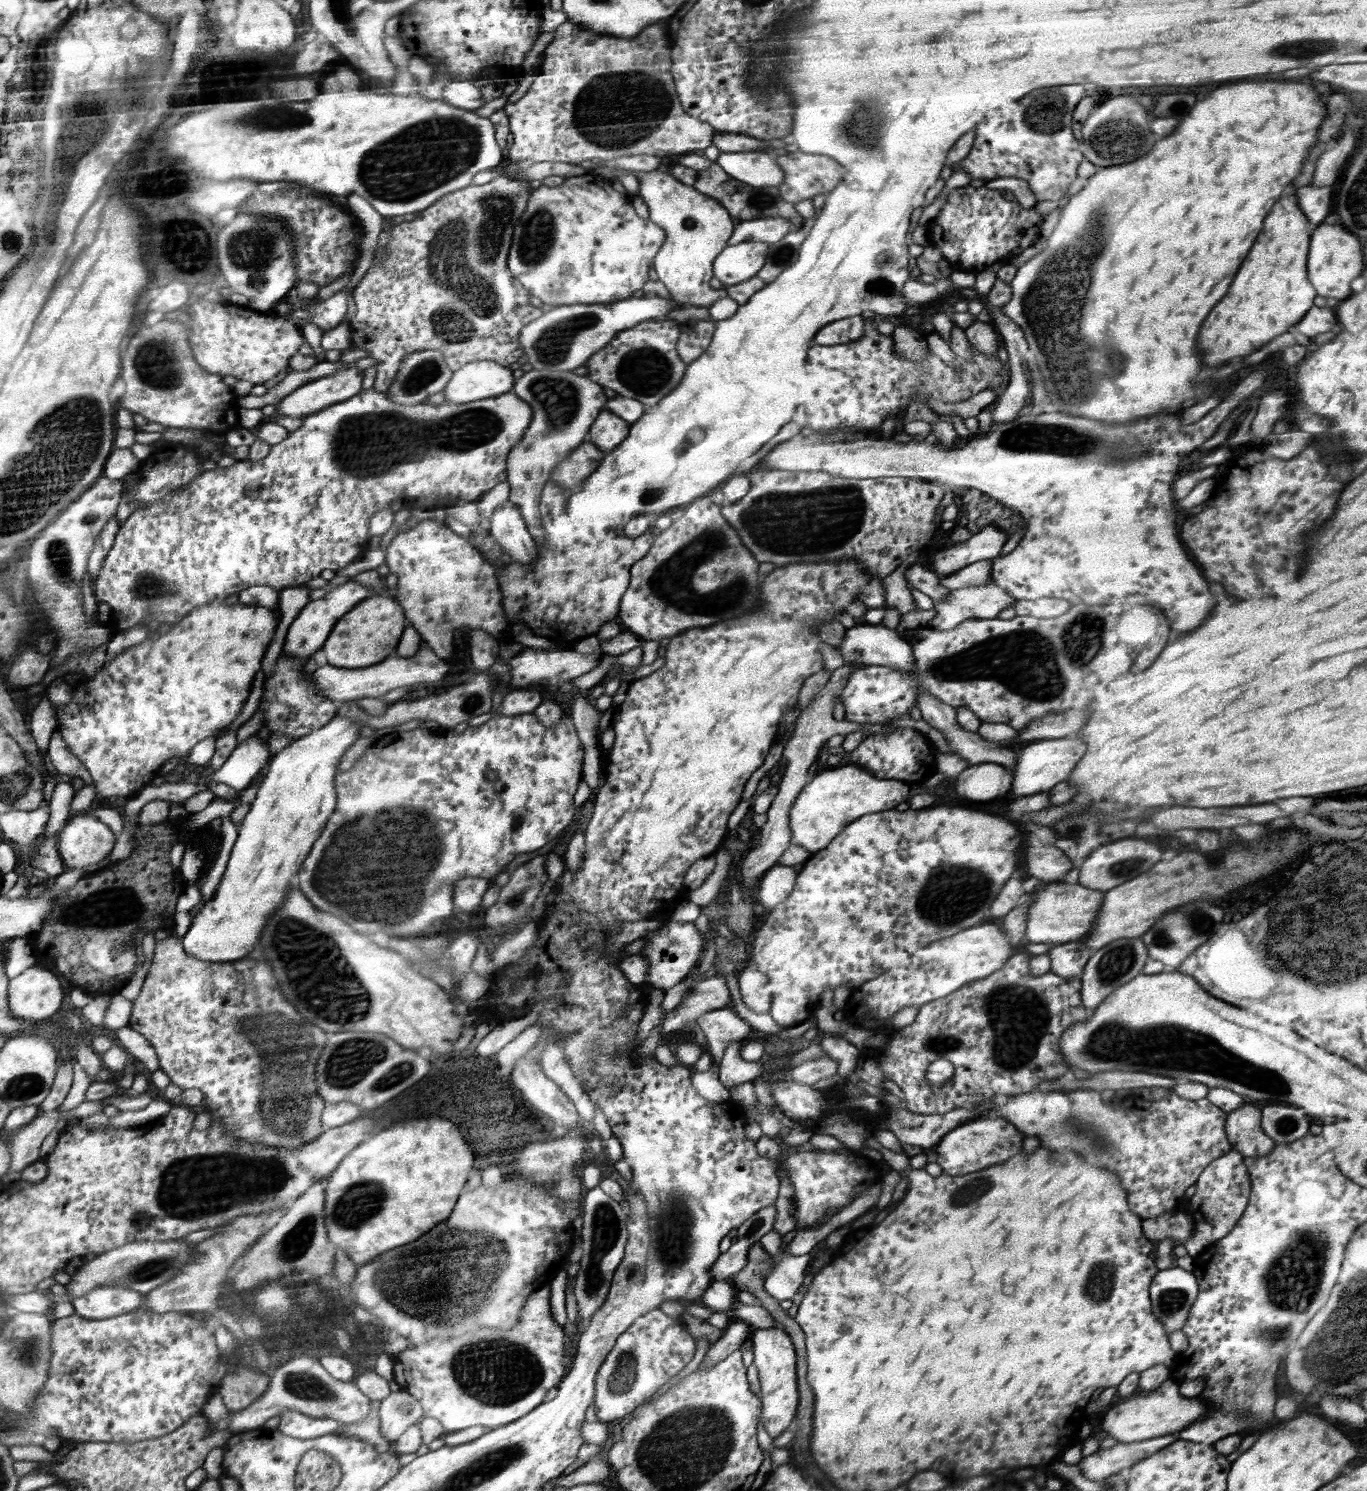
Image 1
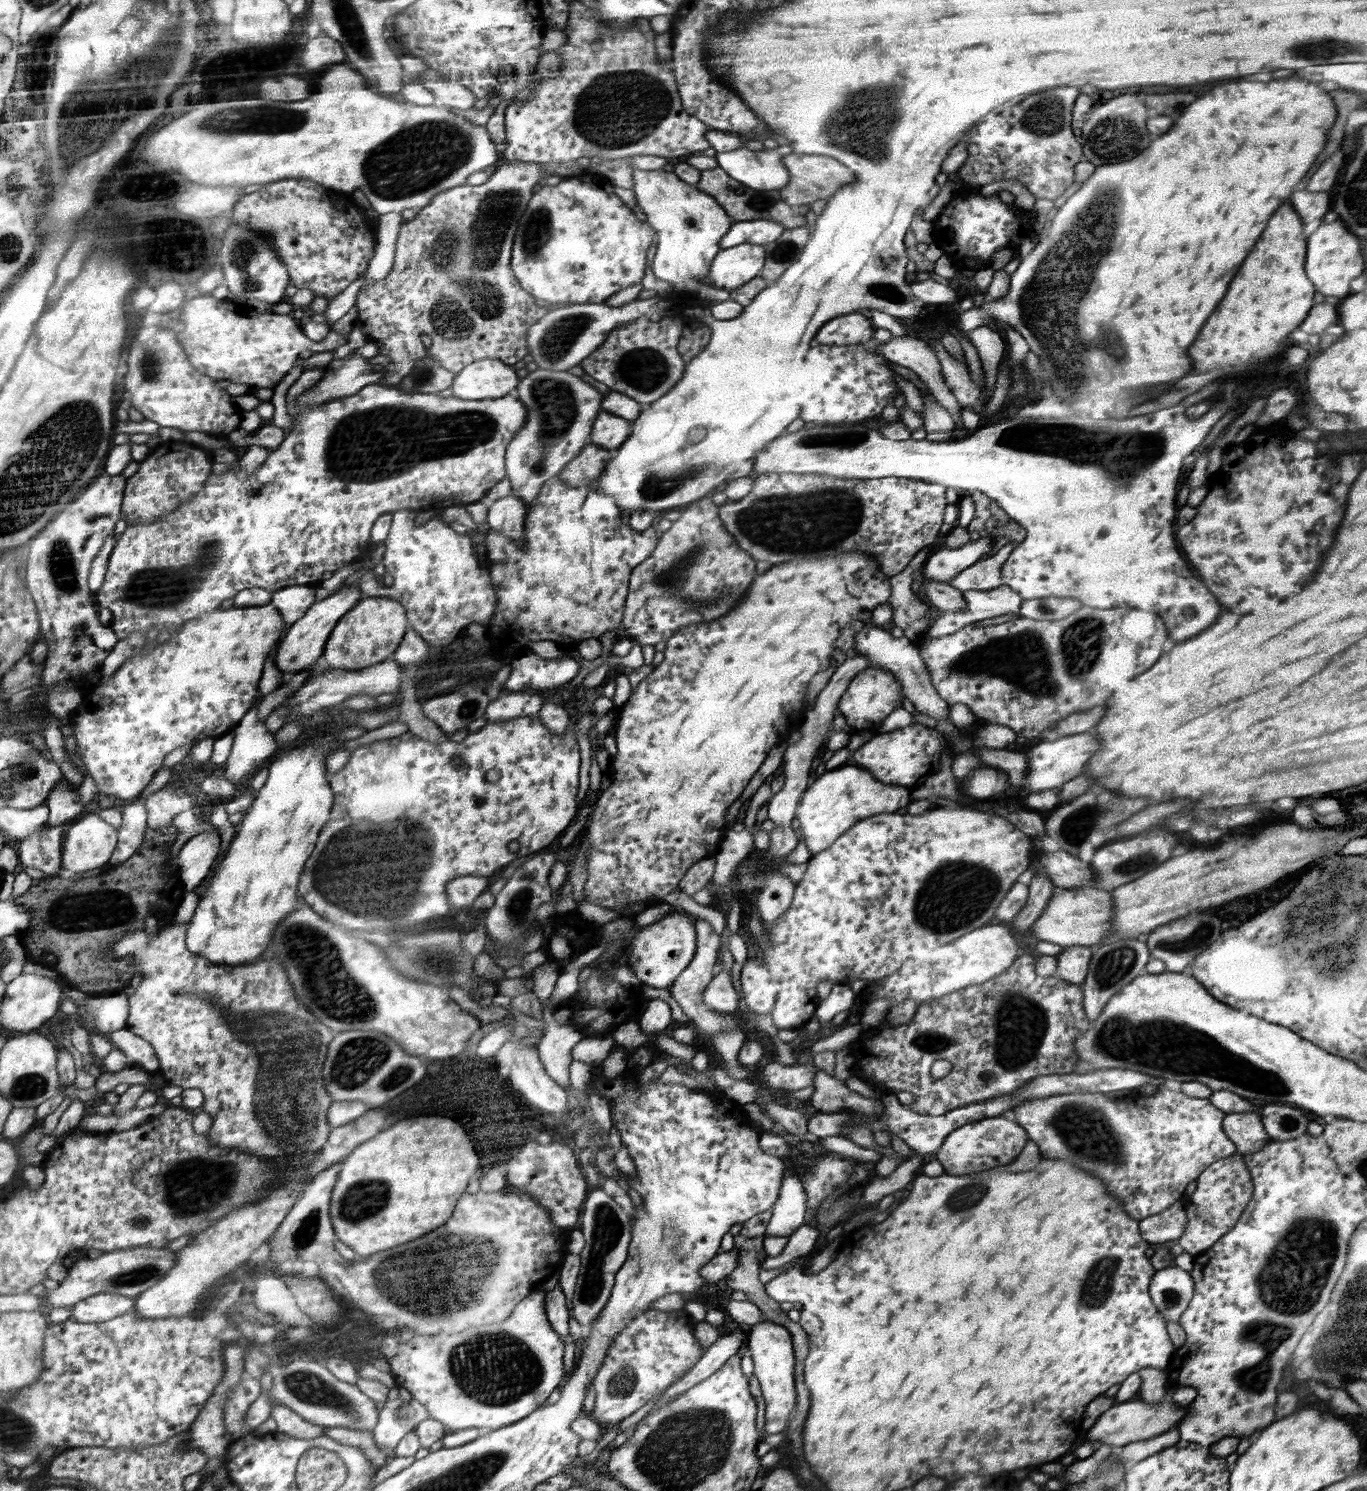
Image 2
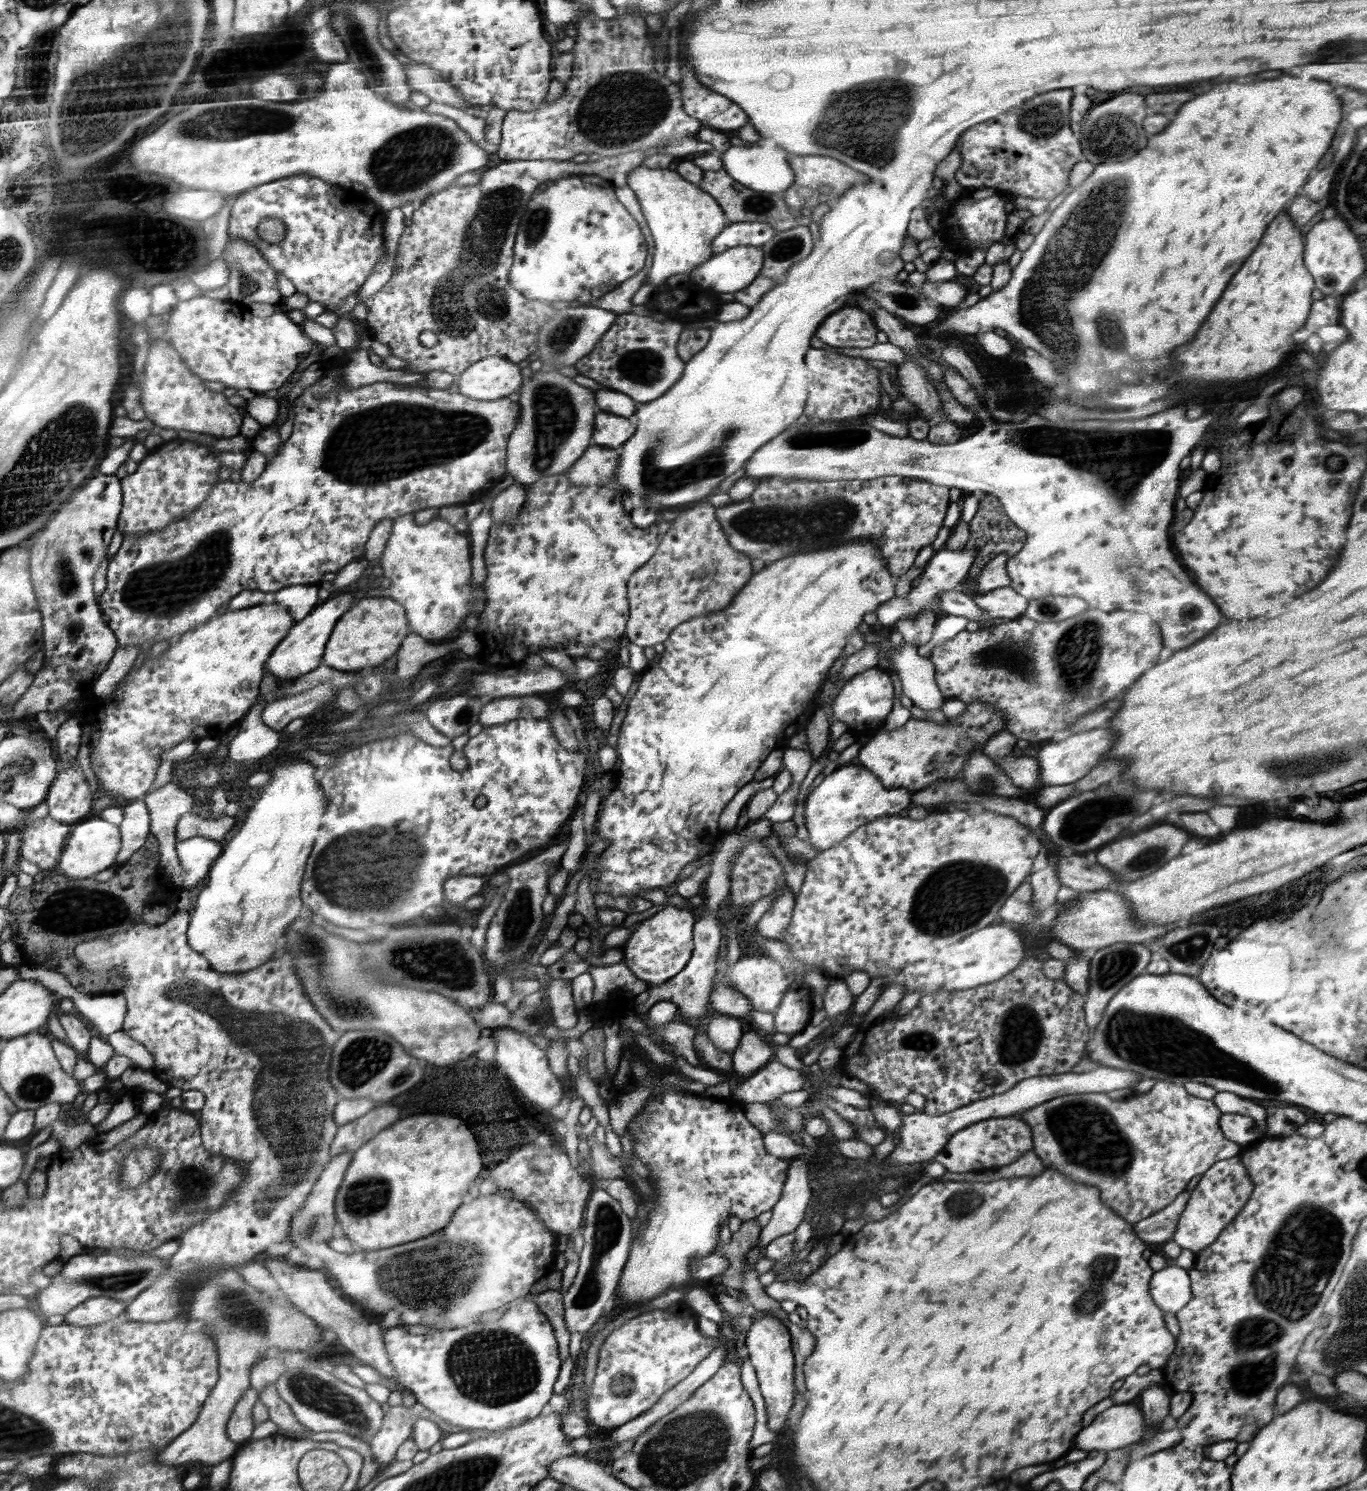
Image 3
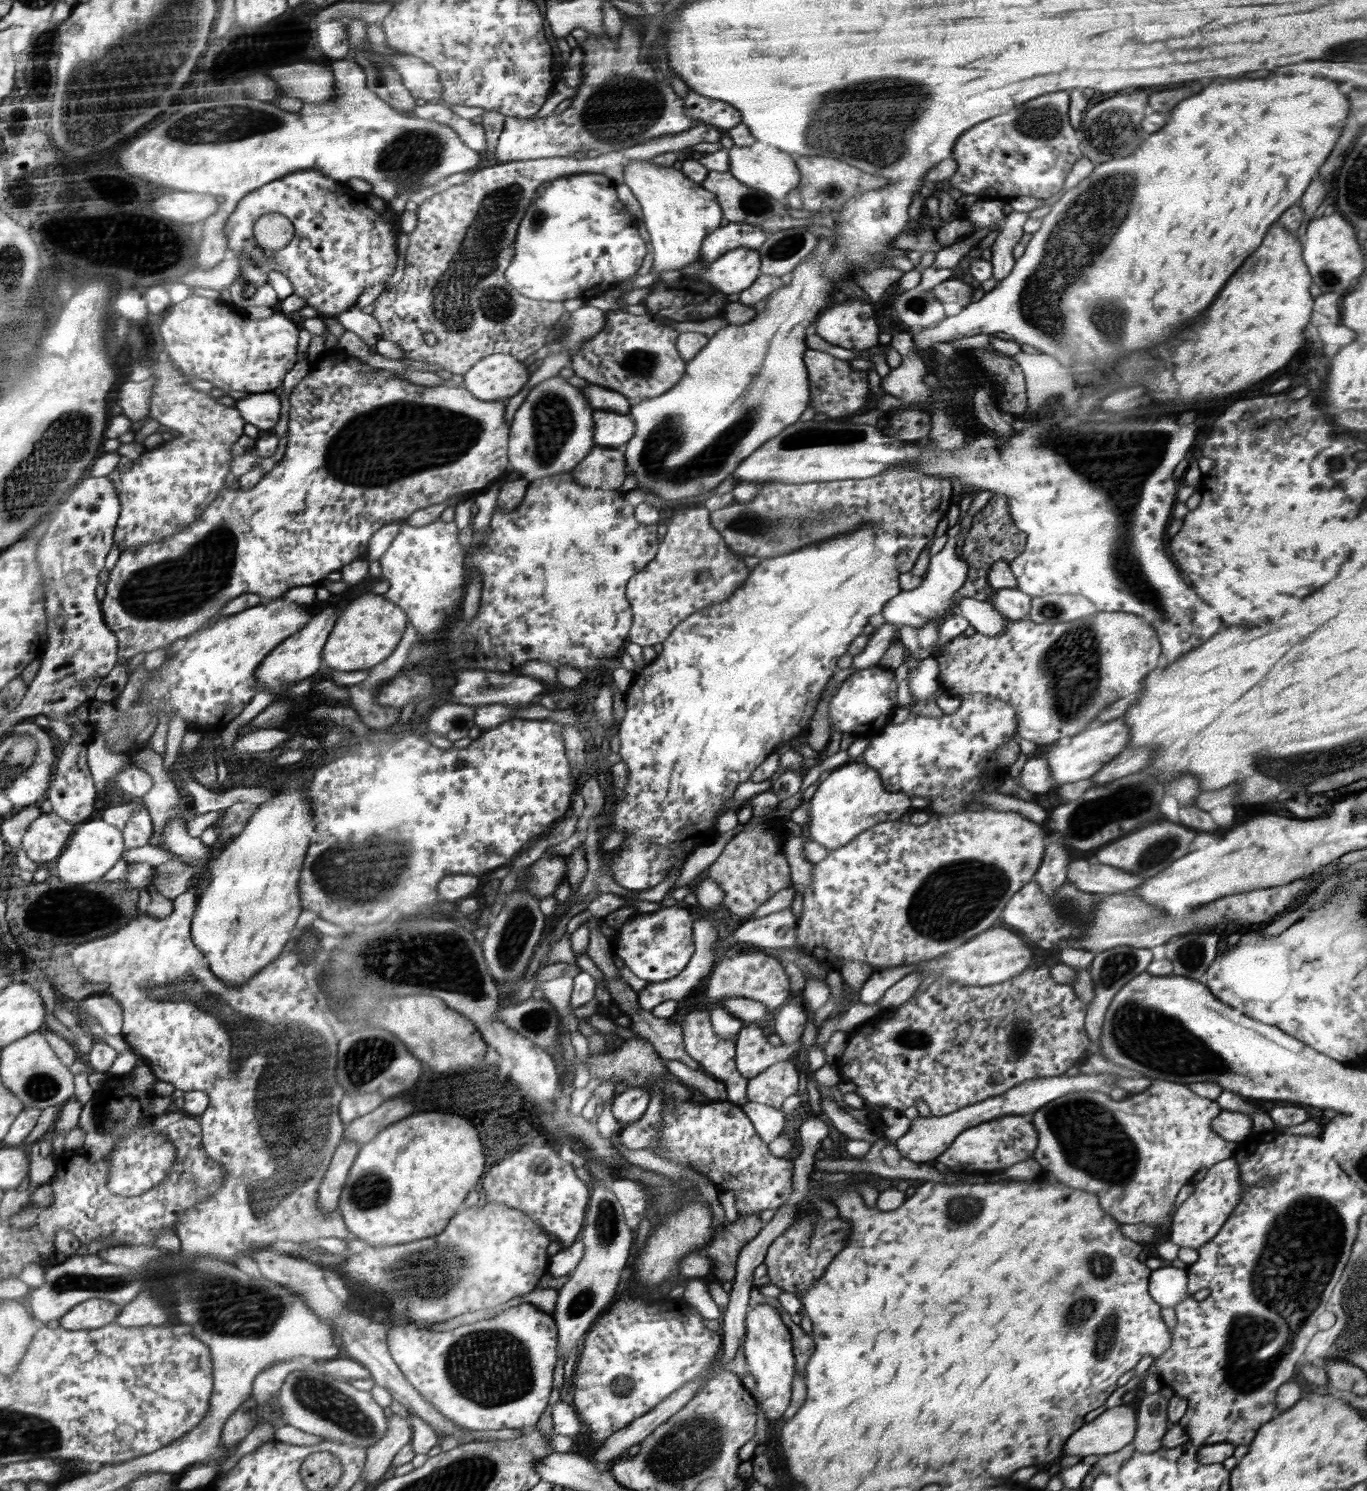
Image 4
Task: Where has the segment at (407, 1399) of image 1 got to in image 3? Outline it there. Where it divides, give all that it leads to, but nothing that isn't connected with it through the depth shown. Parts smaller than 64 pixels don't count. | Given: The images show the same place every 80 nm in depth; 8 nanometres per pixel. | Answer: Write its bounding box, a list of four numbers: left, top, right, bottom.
[369,1402,440,1472]

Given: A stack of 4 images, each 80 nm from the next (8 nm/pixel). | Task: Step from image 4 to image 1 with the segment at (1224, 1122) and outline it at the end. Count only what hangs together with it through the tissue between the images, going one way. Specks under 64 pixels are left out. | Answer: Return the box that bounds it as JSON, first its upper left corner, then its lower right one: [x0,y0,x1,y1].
[1225,1102,1276,1157]

